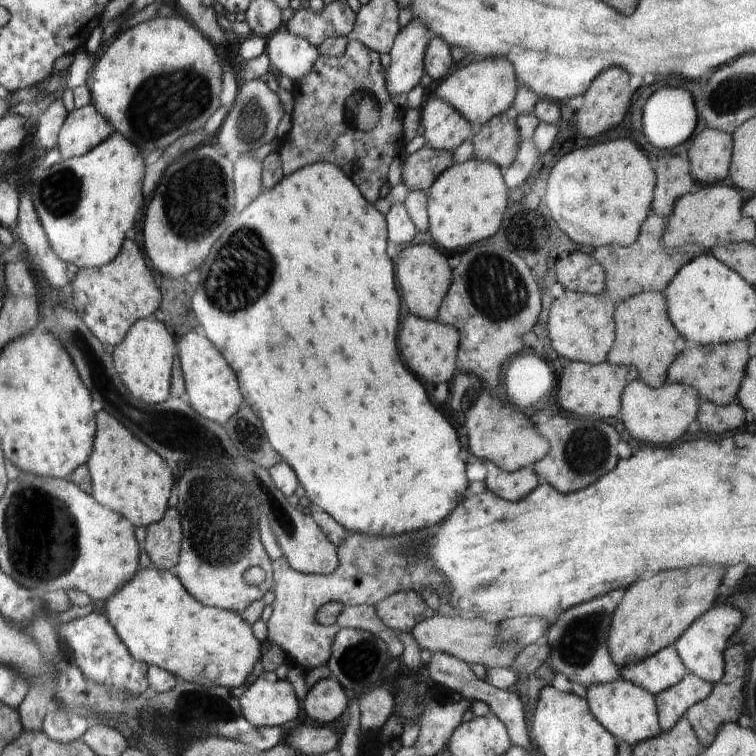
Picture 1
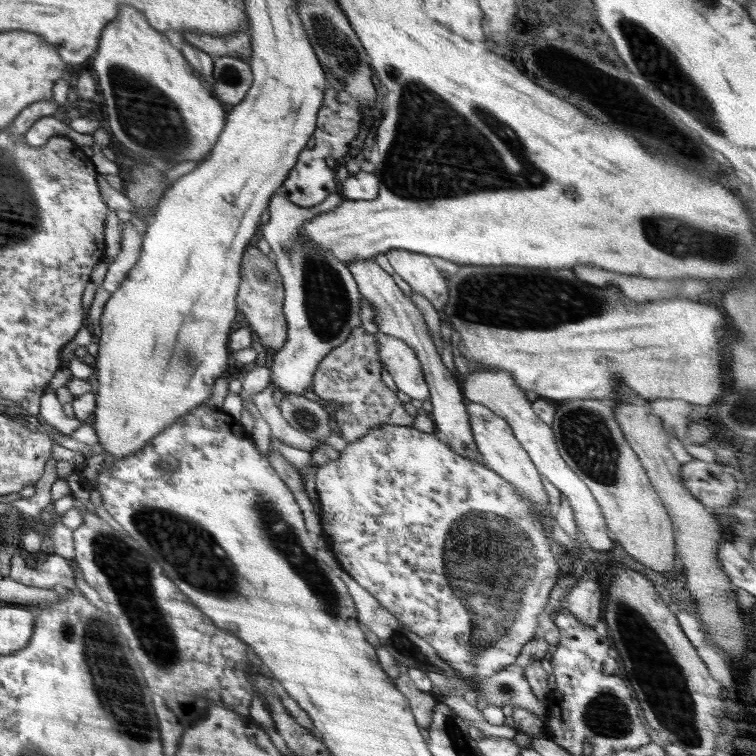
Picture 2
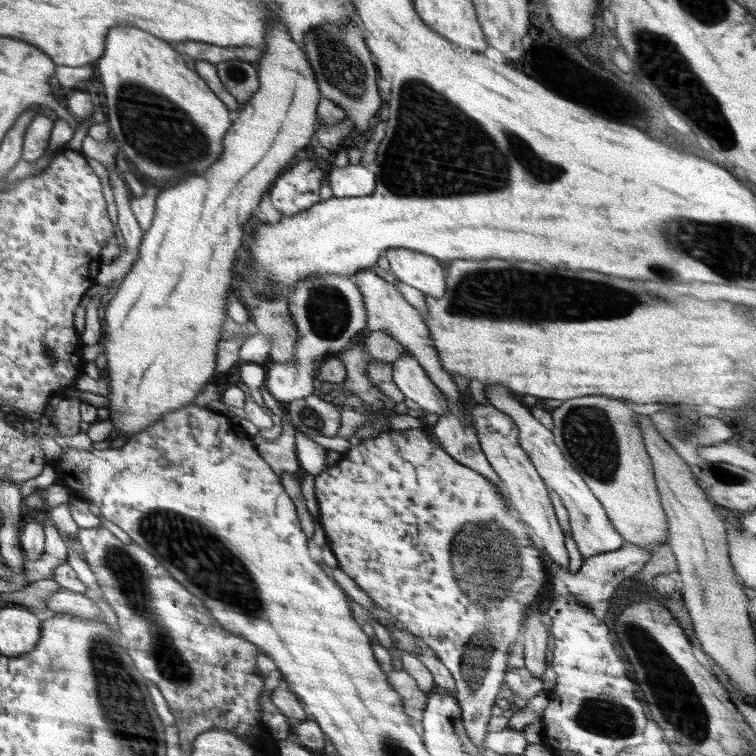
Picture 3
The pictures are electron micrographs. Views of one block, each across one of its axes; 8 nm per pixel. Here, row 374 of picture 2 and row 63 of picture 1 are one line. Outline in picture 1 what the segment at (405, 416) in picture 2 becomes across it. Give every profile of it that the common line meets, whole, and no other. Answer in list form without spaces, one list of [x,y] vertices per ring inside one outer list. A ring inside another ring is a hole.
[[[349,39],[344,54],[339,57],[318,55],[312,70],[294,82],[292,128],[277,151],[284,177],[317,162],[331,162],[342,168],[368,202],[376,203],[380,198],[380,188],[387,182],[388,168],[392,160],[402,151],[404,134],[403,110],[392,103],[387,91],[385,72],[385,68],[380,64],[380,54],[356,39]]]

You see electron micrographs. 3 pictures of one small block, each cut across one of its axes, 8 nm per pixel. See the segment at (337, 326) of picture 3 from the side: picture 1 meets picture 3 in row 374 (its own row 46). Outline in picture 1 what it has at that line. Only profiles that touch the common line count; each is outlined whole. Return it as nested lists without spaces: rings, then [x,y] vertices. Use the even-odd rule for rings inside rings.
[[[278,29],[267,40],[266,52],[272,68],[276,68],[281,76],[293,80],[306,76],[318,58],[316,47],[300,35],[288,29]]]

